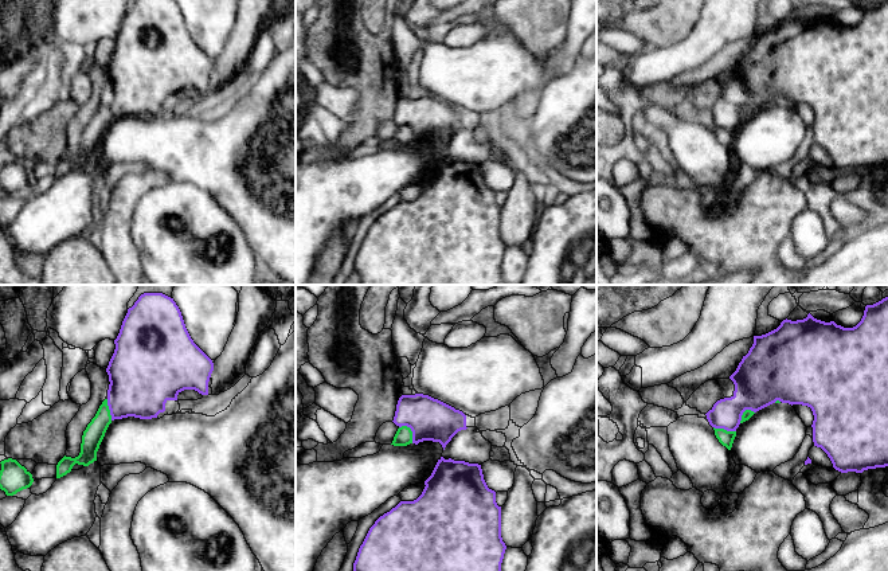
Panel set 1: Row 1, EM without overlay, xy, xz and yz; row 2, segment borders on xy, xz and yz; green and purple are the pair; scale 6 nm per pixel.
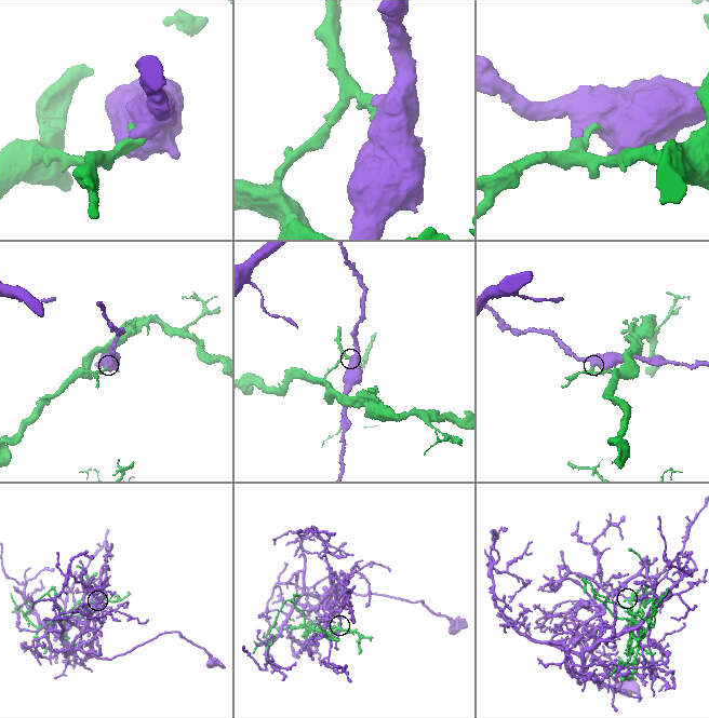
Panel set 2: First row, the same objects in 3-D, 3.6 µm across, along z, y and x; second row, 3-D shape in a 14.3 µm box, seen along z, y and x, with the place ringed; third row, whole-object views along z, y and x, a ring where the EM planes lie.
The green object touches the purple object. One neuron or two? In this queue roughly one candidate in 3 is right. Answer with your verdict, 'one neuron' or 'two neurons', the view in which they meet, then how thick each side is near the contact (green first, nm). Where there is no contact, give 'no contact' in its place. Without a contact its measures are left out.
two neurons; contact in xz; calibres 110 and 260 nm

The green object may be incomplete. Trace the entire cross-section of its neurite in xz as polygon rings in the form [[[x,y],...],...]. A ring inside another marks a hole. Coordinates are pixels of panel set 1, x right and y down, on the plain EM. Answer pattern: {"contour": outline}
{"contour": [[[407,125],[399,126],[391,144],[394,144],[394,145],[407,145],[410,142],[412,142],[411,128],[407,126]]]}

